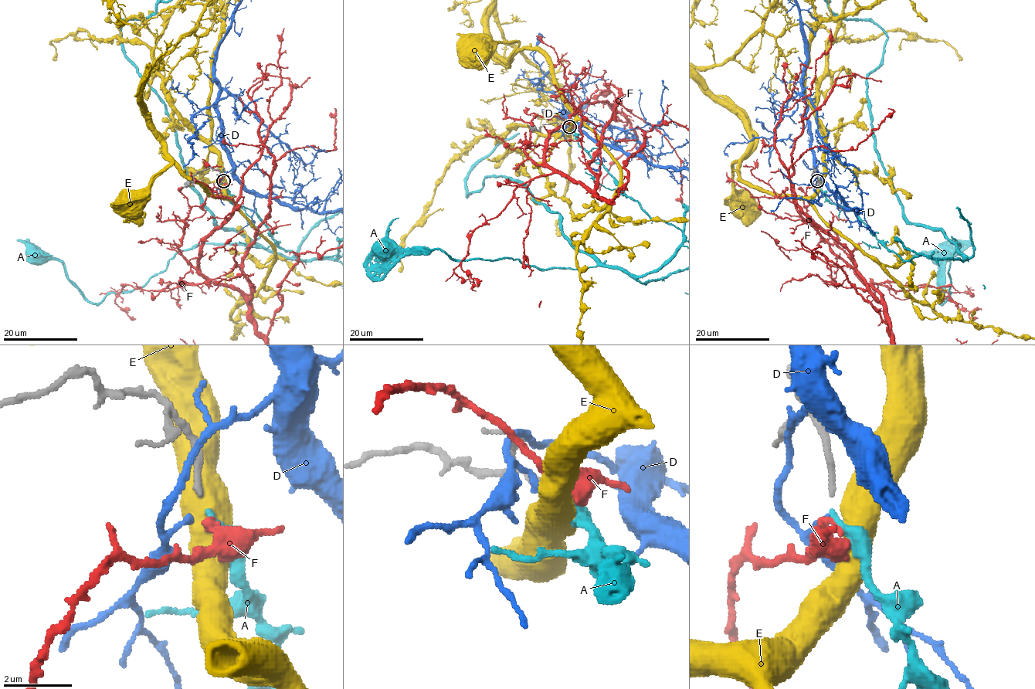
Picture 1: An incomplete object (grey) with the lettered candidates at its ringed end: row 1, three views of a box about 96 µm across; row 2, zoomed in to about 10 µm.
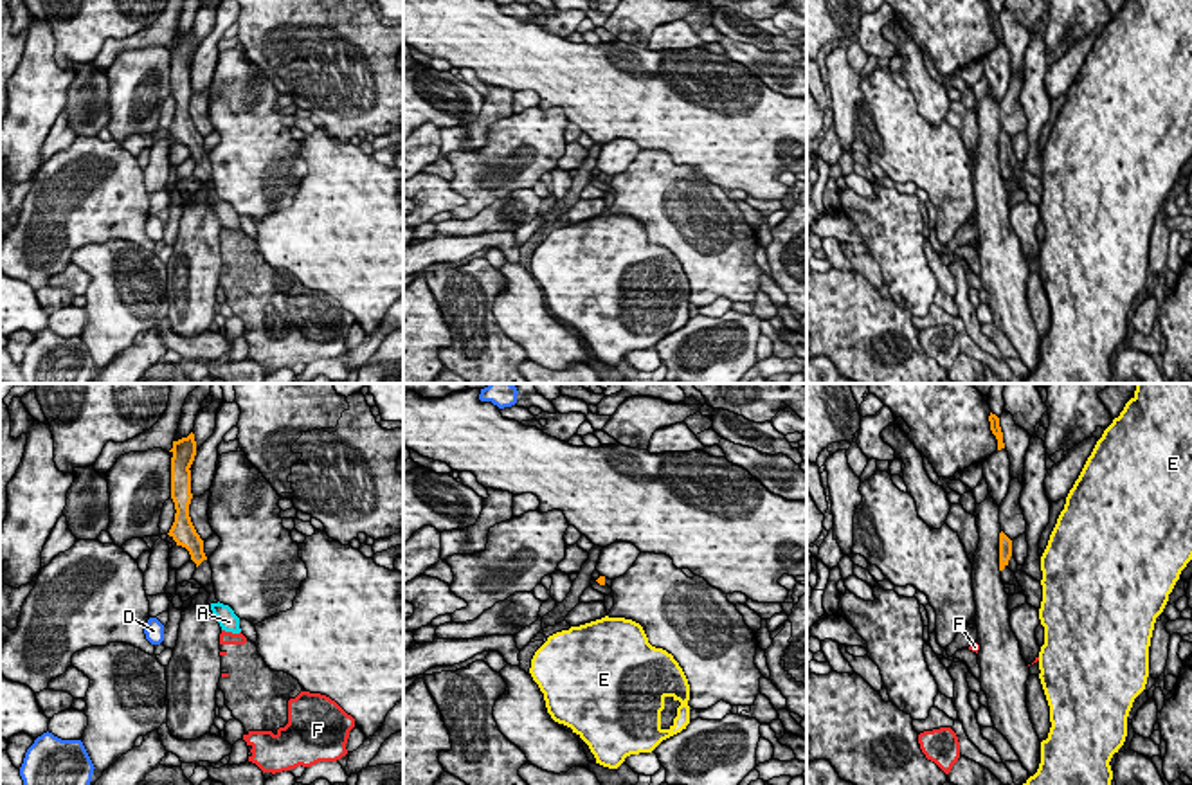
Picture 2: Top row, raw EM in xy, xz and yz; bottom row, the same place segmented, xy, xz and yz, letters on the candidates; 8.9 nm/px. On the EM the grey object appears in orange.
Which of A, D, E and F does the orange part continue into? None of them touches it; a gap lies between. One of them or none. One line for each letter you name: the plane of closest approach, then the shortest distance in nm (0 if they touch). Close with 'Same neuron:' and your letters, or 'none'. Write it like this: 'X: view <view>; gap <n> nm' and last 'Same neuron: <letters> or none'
A: view xy; gap 360 nm
Same neuron: A

